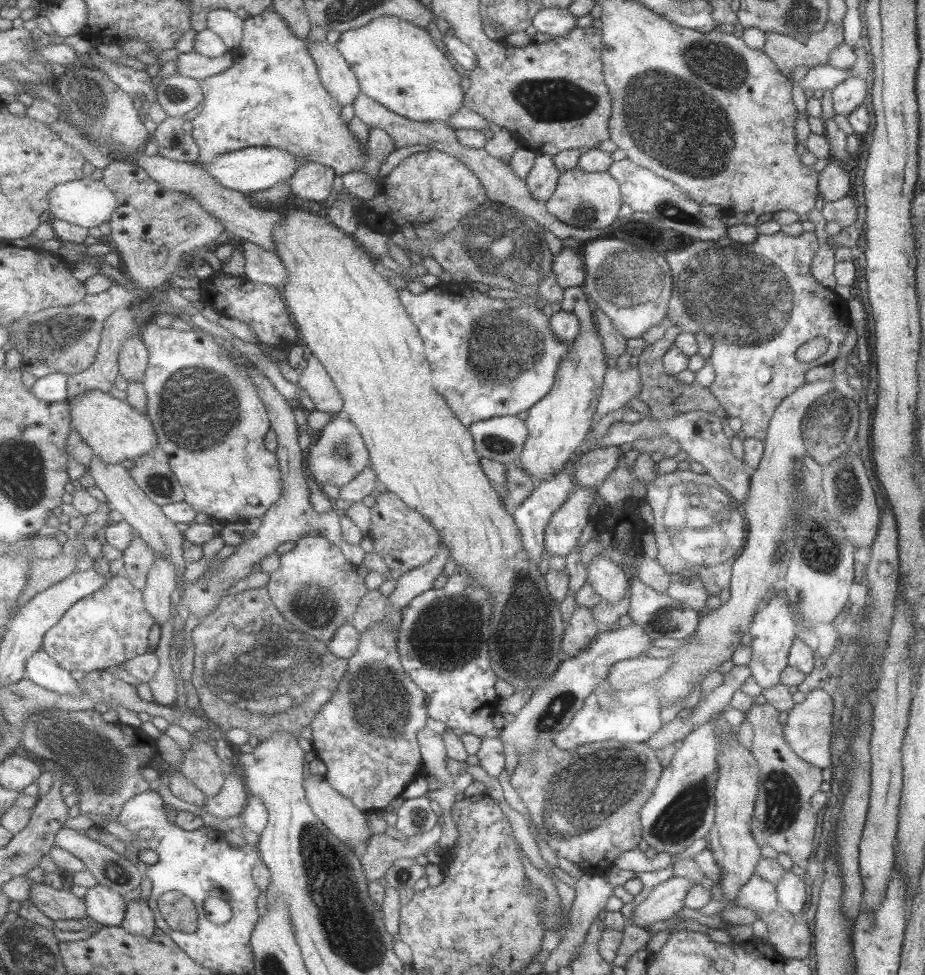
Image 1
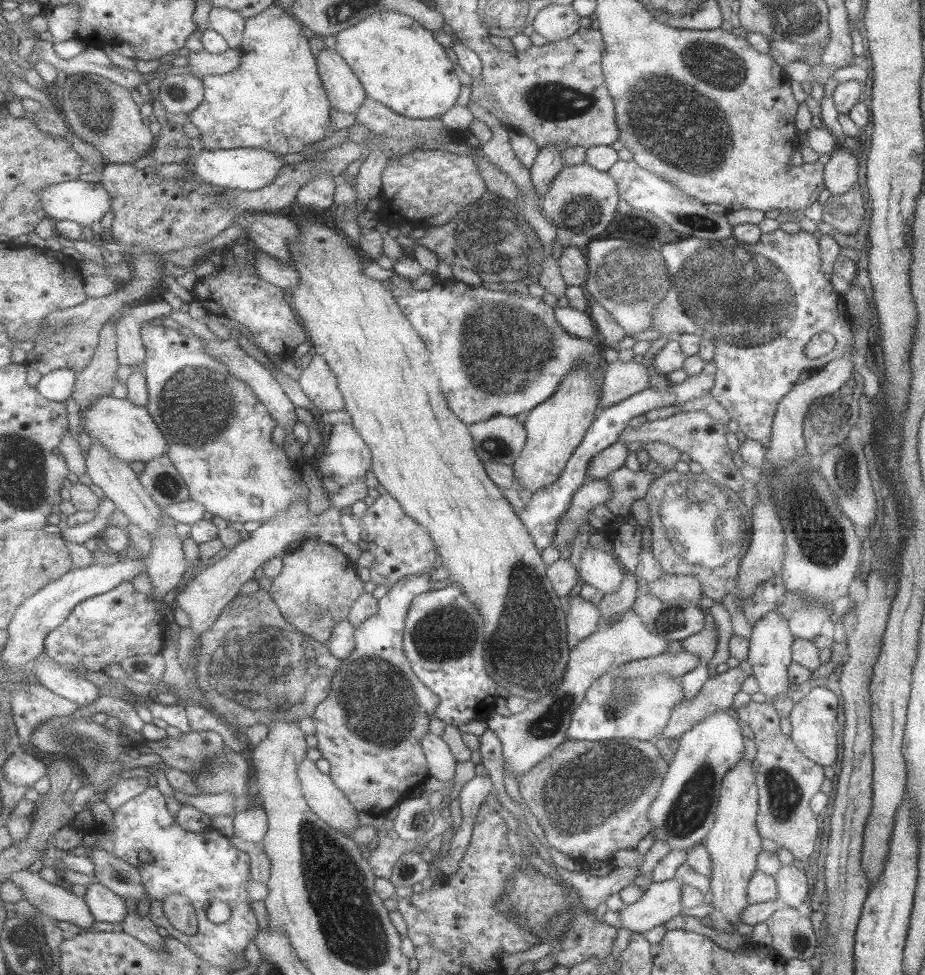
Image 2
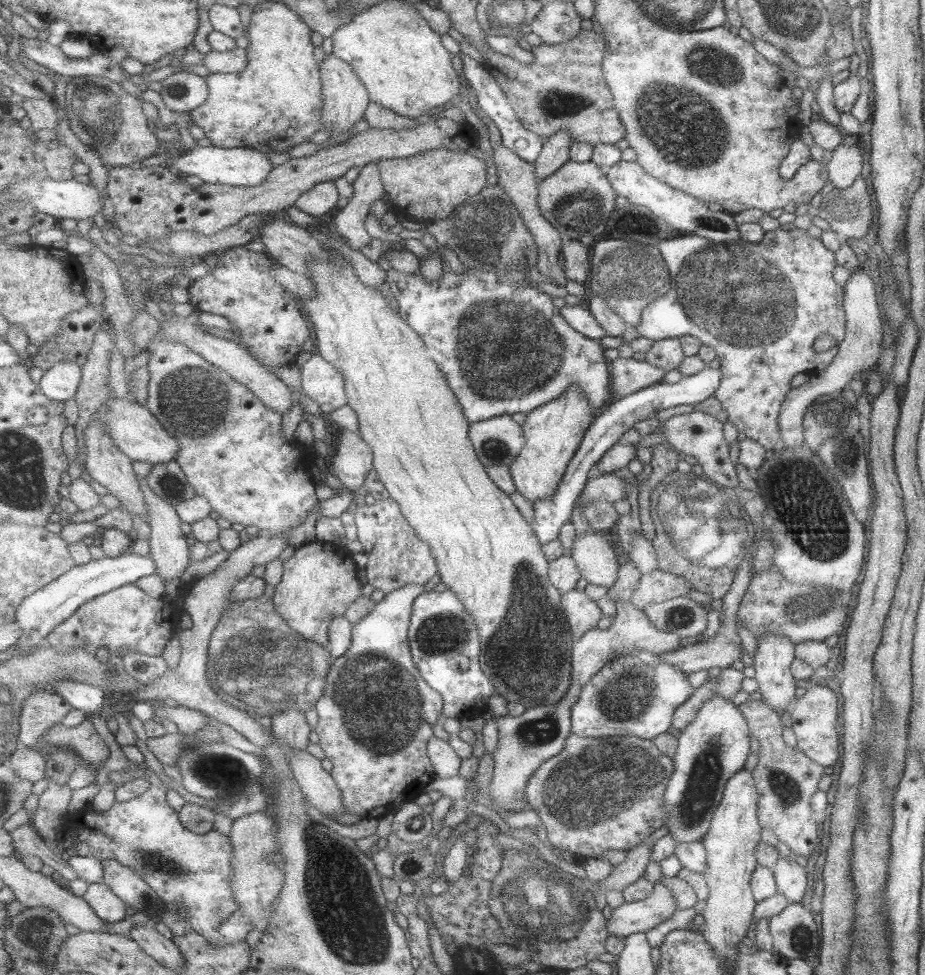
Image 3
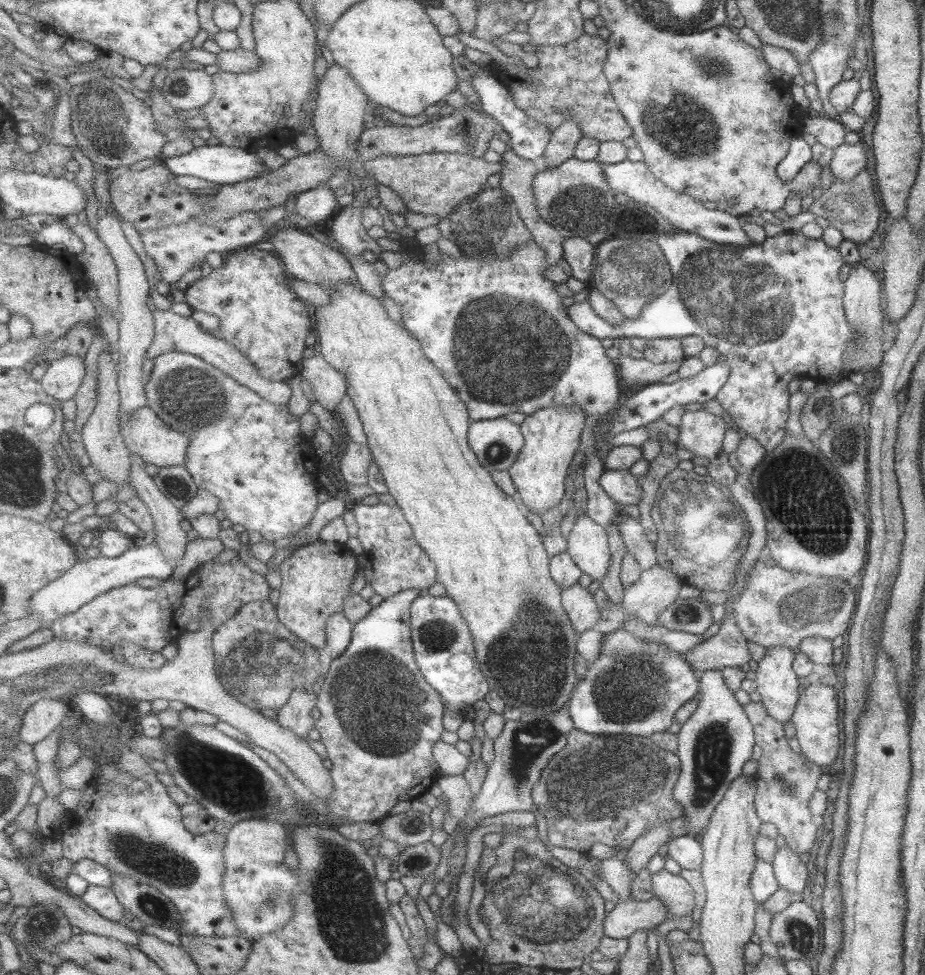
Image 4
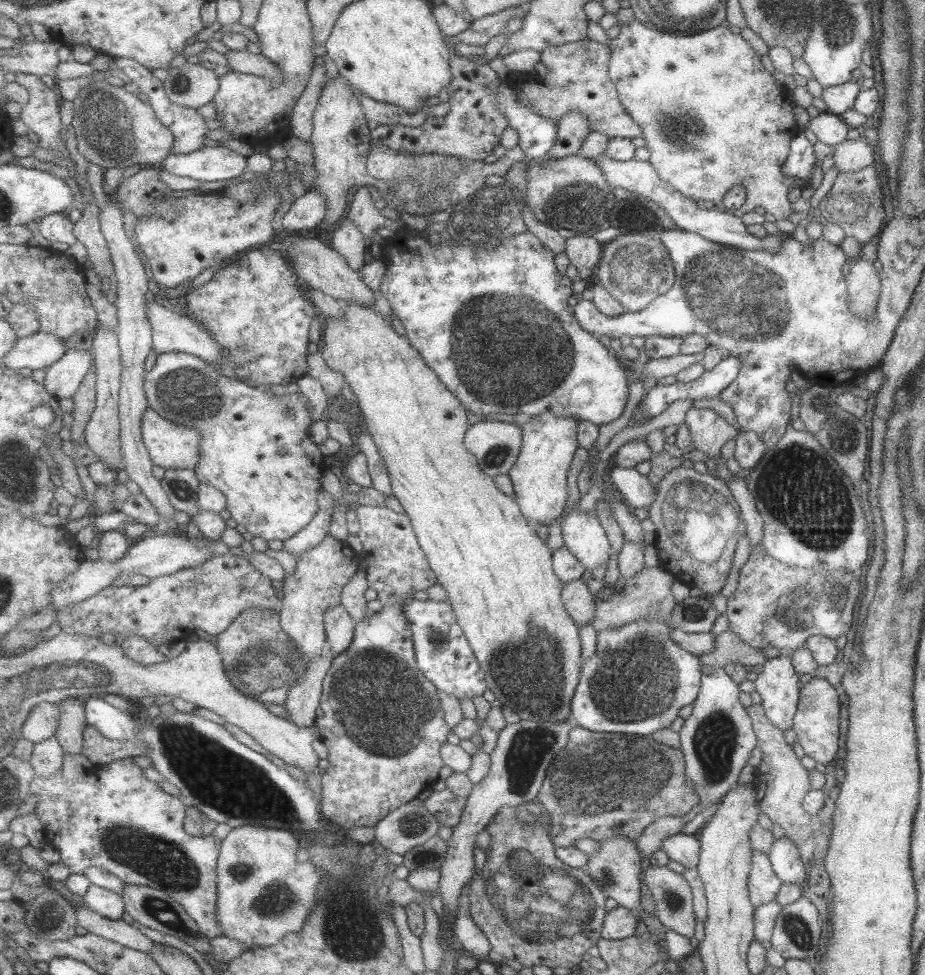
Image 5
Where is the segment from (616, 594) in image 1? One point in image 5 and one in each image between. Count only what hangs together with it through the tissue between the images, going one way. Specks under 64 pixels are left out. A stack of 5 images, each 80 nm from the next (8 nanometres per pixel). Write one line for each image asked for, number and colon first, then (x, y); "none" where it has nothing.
2: (601, 570)
3: (597, 561)
4: (587, 545)
5: (583, 536)

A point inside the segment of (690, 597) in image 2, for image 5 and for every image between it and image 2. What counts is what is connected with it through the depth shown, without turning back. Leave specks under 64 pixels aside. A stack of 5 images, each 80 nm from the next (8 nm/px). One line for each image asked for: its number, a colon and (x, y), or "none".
3: (659, 586)
4: (656, 587)
5: (648, 592)

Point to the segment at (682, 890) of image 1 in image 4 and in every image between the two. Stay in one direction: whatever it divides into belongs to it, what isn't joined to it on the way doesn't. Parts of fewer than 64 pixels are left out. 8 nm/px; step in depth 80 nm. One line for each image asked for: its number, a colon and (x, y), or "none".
2: (661, 901)
3: (639, 915)
4: (625, 918)

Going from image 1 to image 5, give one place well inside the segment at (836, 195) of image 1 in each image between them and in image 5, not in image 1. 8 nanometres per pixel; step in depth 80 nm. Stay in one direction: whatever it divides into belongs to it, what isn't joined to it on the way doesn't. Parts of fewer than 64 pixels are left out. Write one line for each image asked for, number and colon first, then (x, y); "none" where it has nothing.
2: (839, 173)
3: (842, 169)
4: (847, 160)
5: (848, 156)

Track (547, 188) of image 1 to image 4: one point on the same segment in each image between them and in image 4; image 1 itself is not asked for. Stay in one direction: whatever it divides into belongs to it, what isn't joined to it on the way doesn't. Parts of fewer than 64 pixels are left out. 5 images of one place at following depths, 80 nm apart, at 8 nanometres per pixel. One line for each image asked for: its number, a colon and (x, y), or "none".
2: (548, 165)
3: (555, 152)
4: (560, 147)

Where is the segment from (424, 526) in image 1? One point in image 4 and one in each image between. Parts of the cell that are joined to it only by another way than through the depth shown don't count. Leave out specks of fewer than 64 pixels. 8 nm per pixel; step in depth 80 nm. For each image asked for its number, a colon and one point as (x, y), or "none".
2: (401, 546)
3: (397, 556)
4: (395, 562)

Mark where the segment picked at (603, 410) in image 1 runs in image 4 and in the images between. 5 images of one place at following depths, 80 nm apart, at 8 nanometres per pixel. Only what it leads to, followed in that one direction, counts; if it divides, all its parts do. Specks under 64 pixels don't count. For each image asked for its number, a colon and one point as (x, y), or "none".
2: (621, 380)
3: (628, 375)
4: (634, 372)

